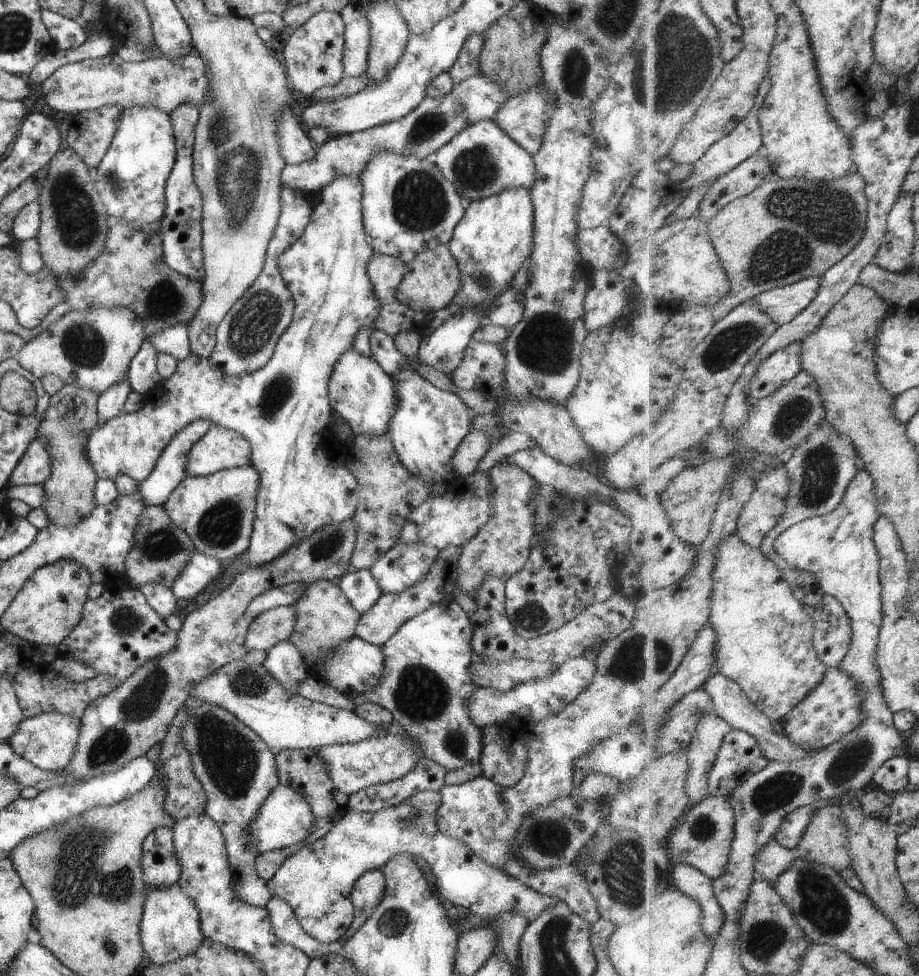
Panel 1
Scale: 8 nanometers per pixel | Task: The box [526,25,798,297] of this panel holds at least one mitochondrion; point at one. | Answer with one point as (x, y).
(576, 72)

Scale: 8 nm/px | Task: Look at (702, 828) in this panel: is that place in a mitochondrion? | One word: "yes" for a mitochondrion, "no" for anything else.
yes

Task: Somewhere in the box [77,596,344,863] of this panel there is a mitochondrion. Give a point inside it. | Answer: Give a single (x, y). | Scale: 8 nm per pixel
(231, 758)

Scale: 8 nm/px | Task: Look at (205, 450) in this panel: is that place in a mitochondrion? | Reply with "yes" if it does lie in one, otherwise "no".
no

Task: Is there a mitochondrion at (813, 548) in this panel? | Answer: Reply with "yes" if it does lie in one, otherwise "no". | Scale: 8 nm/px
no

